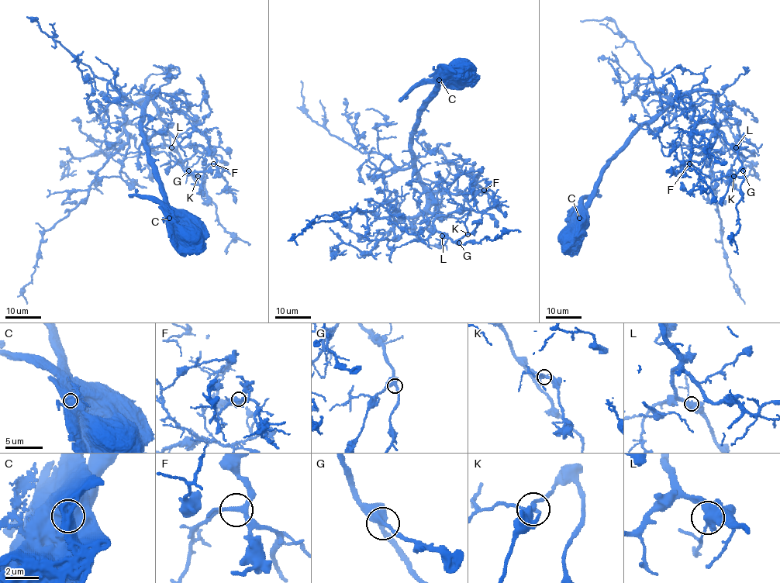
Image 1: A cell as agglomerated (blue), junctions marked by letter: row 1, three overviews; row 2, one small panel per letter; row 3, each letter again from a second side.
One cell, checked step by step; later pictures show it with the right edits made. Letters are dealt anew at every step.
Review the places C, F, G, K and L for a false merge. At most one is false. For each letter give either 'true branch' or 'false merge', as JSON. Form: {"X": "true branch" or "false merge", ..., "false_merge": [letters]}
{"C": "false merge", "F": "true branch", "G": "true branch", "K": "true branch", "L": "true branch", "false_merge": ["C"]}

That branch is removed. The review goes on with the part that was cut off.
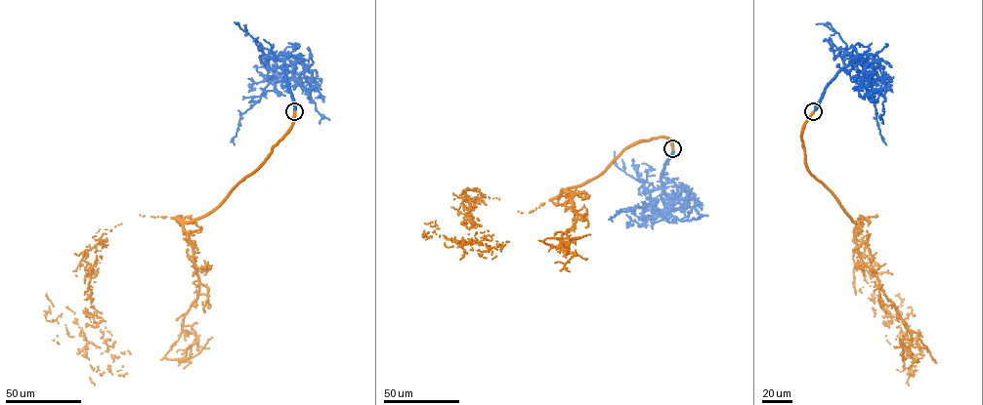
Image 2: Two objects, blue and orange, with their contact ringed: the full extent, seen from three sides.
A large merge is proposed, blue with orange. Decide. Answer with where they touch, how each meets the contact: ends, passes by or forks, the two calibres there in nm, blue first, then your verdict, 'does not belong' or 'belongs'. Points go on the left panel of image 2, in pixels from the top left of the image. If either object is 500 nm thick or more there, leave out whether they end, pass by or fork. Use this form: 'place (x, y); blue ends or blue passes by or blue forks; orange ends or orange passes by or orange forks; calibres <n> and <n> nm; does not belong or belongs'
place (294, 111); calibres 360 and 600 nm; belongs

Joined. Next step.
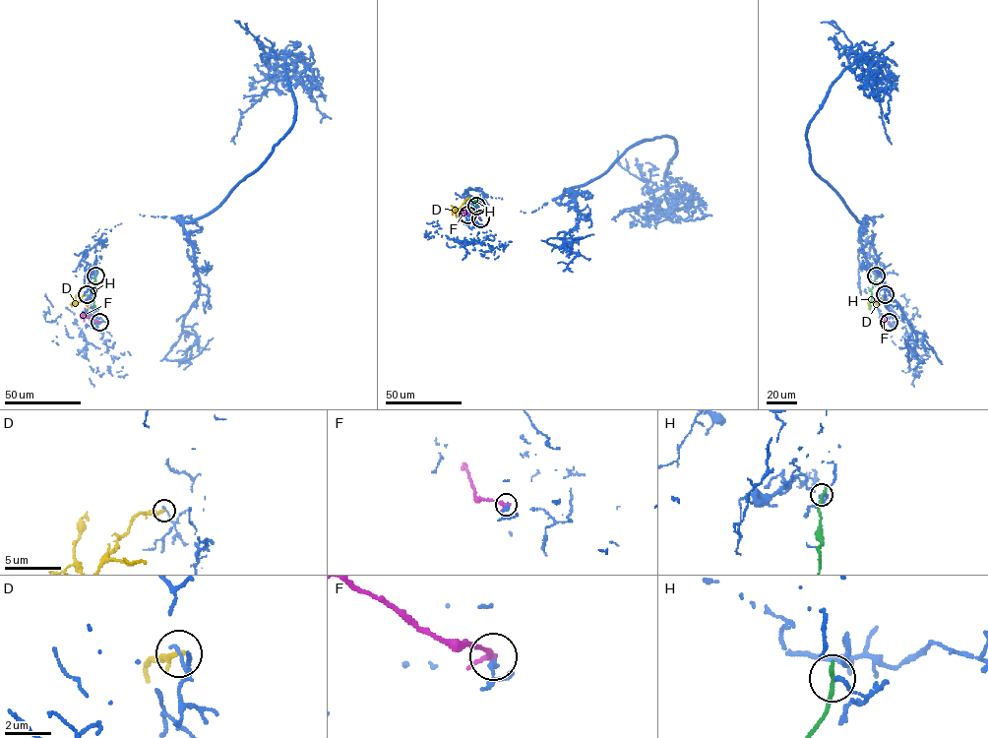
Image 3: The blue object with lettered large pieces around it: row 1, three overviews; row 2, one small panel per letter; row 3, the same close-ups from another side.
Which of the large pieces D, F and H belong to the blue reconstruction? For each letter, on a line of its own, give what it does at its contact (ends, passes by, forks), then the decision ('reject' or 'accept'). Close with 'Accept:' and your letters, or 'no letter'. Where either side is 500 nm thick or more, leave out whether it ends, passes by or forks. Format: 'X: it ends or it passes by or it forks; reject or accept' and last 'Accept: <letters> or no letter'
D: it ends; reject
F: it passes by; reject
H: it ends; reject
Accept: no letter

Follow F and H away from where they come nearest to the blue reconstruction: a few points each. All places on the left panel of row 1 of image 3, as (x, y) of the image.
F: (99, 322), (83, 314), (84, 321)
H: (95, 275), (92, 299), (98, 309)

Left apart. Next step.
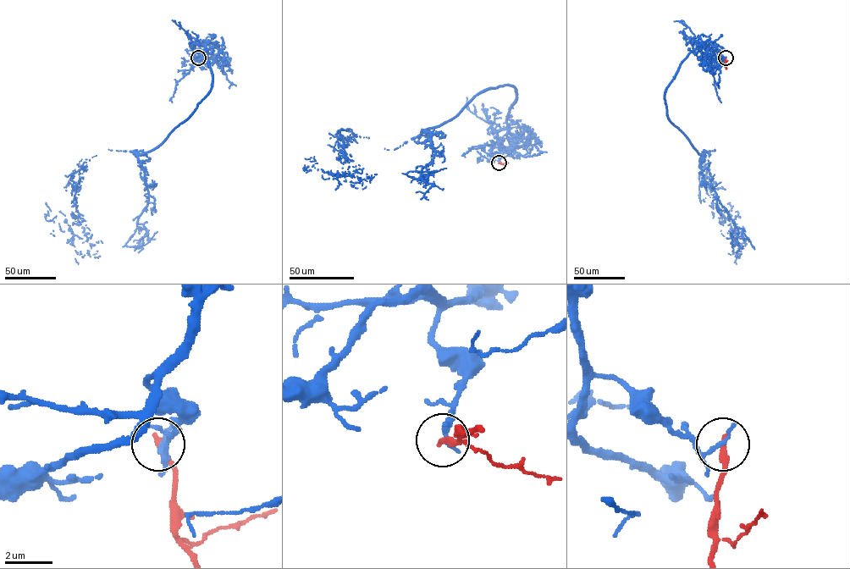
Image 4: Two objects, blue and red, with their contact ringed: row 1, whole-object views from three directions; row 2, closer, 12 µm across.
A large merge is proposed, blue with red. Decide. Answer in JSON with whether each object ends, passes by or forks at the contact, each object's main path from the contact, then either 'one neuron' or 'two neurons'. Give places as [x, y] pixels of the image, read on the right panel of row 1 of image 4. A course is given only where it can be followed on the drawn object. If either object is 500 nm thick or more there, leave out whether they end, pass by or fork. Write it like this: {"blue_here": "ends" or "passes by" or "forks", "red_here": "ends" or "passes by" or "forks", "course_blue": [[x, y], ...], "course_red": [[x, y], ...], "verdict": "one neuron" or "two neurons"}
{"blue_here": "passes by", "red_here": "ends", "course_blue": [[725, 58], [703, 41], [665, 96], [668, 119], [701, 156], [736, 228], [734, 246], [738, 212], [721, 234]], "course_red": [[725, 58], [725, 69]], "verdict": "two neurons"}

